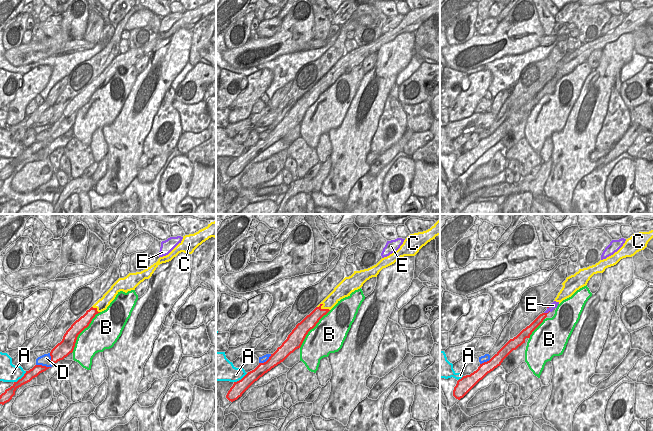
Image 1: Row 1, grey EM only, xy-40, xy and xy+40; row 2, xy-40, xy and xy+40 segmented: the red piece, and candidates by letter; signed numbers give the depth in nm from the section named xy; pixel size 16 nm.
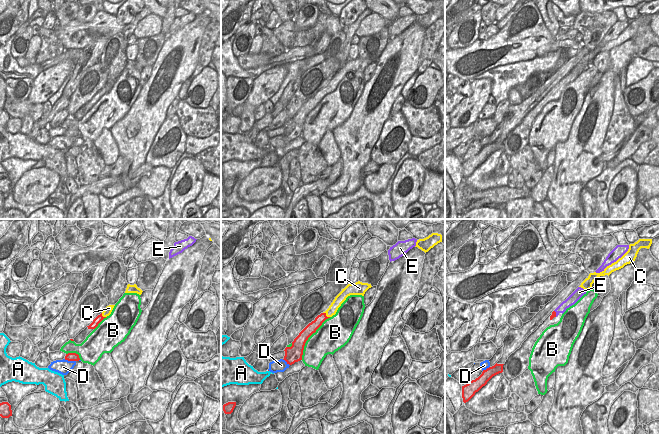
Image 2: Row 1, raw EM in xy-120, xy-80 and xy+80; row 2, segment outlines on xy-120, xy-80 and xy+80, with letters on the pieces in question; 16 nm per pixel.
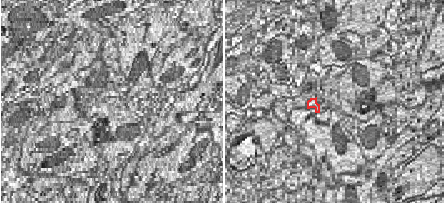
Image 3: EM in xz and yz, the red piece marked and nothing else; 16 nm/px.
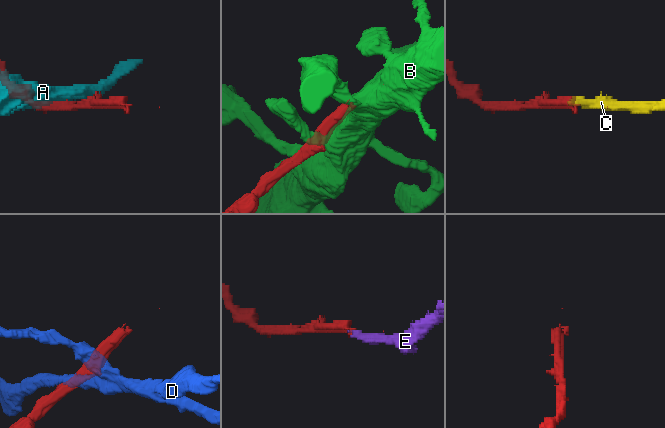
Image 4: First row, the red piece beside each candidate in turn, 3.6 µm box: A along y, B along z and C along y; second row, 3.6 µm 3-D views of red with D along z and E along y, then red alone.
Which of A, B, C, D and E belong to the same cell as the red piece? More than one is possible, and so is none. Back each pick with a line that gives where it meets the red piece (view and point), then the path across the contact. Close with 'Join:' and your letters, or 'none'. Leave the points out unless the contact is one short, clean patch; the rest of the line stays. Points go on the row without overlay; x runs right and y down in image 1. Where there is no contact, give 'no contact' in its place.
C: meets red in xy at (323, 85)
Join: C

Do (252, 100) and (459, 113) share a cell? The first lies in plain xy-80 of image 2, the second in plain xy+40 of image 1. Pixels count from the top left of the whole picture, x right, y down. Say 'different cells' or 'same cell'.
same cell

